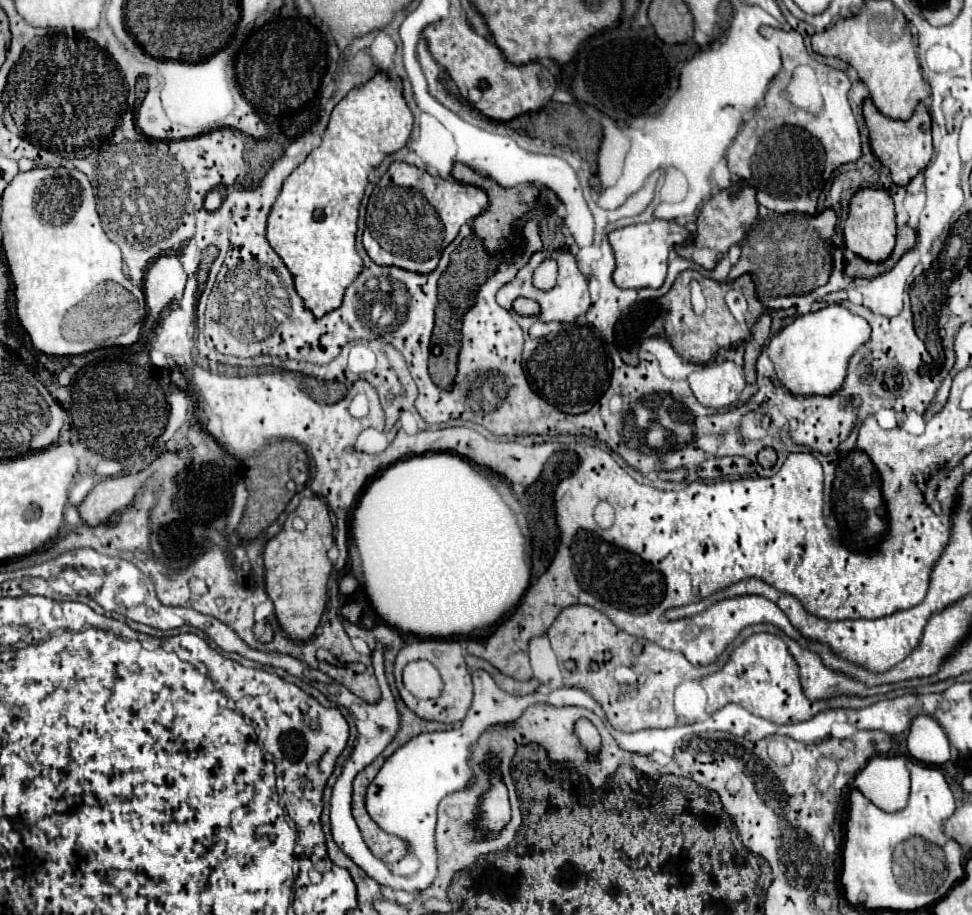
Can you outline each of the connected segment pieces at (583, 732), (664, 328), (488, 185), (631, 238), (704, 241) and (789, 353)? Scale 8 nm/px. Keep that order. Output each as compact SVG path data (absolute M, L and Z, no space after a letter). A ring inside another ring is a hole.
M580 719L576 723L576 733L578 733L580 741L584 743L584 747L588 749L588 753L596 755L598 749L600 749L600 733L598 733L598 729L588 719Z
M682 271L674 281L672 289L660 299L660 317L646 329L644 337L664 337L674 347L674 351L688 363L708 363L712 361L720 349L728 349L738 341L744 341L744 331L730 313L724 303L726 291L732 289L732 283L718 283L714 279L706 279L696 271ZM696 279L702 285L708 309L704 315L696 315L690 305L690 281Z
M454 163L454 169L452 169L452 177L458 181L458 183L466 183L466 185L474 185L474 187L480 187L486 195L488 195L488 209L476 217L472 221L472 231L482 239L482 245L484 245L484 251L488 253L502 253L514 245L520 245L520 237L514 235L514 223L524 215L528 213L534 205L536 205L536 199L538 199L538 189L530 183L524 183L522 187L512 187L512 189L504 189L500 187L498 183L492 183L492 179L488 177L480 177L476 175L476 171L472 171L470 167L464 167L462 163Z
M654 219L650 223L630 225L624 229L616 229L610 233L610 245L616 257L616 269L614 269L614 283L622 289L642 289L652 287L658 289L666 279L666 267L668 267L668 253L674 247L676 239L672 233L676 227L670 221Z
M742 187L738 197L730 197L728 191L716 193L708 203L704 203L698 219L696 219L696 239L694 239L694 251L692 259L702 265L704 269L714 269L718 261L728 253L728 249L736 243L740 243L746 235L746 231L752 227L752 223L758 217L758 201L756 191L752 187Z
M828 305L820 311L814 313L806 313L794 319L794 323L786 325L780 333L776 333L770 339L770 347L768 347L768 355L774 363L778 381L794 395L832 395L836 393L846 377L846 367L850 357L864 345L870 341L870 325L864 317L850 313L846 307L842 305Z

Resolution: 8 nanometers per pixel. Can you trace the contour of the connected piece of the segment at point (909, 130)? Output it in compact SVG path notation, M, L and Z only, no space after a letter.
M870 99L864 101L864 119L870 133L870 145L874 155L880 159L884 167L890 169L890 177L894 185L908 185L932 159L932 135L930 135L930 113L928 109L918 103L912 119L908 121L896 121L886 115L882 115Z

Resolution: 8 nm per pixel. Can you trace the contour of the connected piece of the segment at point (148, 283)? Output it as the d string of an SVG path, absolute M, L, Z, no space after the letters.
M160 255L144 275L144 295L148 317L146 323L156 323L158 315L182 295L186 273L176 255Z

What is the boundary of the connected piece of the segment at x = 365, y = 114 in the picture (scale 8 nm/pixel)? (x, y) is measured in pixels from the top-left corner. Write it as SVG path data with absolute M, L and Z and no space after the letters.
M382 71L376 73L366 85L352 89L334 107L320 147L314 149L306 157L306 161L292 171L292 175L284 181L276 203L272 205L266 231L268 243L294 275L296 291L302 297L304 307L310 309L316 317L322 317L328 311L338 309L342 305L346 287L362 273L362 259L354 245L358 205L364 197L370 171L376 169L386 155L406 145L406 141L410 139L412 123L412 113L402 97L402 85L398 81L388 79L388 75Z

